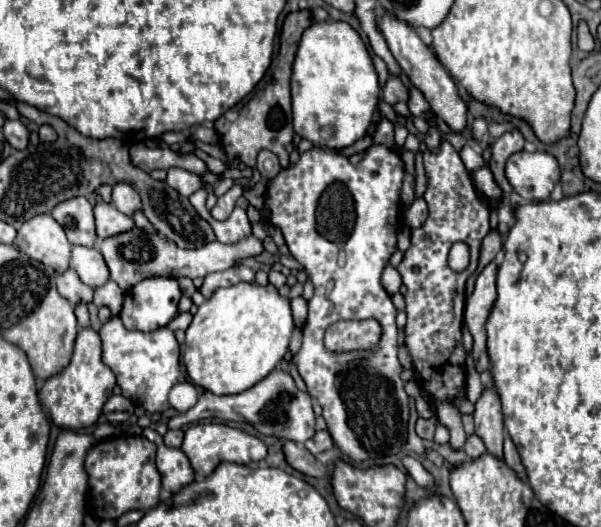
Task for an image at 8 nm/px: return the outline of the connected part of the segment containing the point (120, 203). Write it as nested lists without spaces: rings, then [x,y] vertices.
[[[117,183],[113,187],[111,199],[113,199],[113,205],[125,215],[133,215],[135,211],[141,209],[141,199],[139,199],[137,191],[127,183]]]

